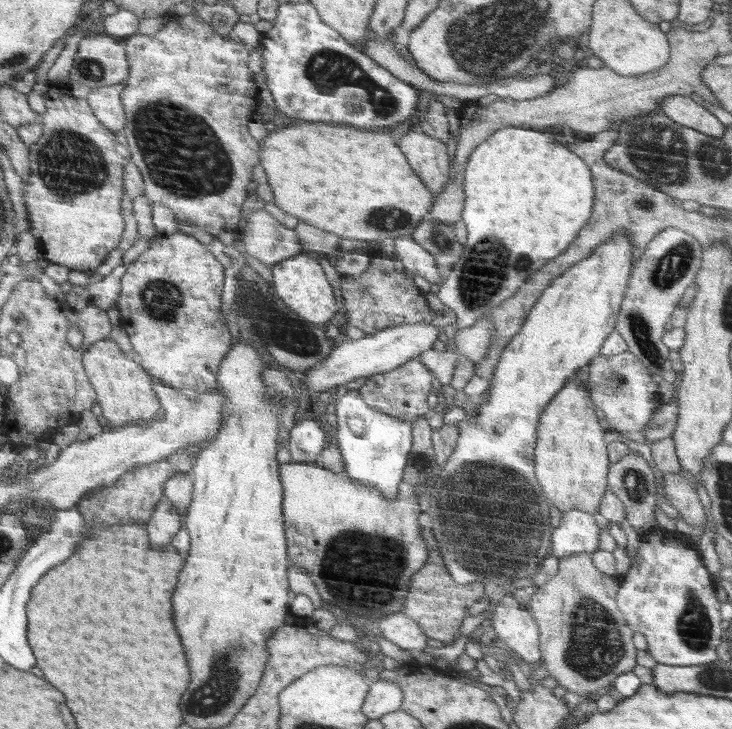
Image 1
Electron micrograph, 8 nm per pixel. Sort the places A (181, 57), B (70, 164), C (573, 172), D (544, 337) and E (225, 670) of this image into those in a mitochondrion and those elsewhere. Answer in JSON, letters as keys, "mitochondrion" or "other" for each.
{"A":"other","B":"mitochondrion","C":"other","D":"other","E":"mitochondrion"}

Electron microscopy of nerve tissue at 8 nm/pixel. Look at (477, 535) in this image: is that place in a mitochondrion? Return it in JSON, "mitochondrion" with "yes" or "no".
{"mitochondrion":"yes"}

